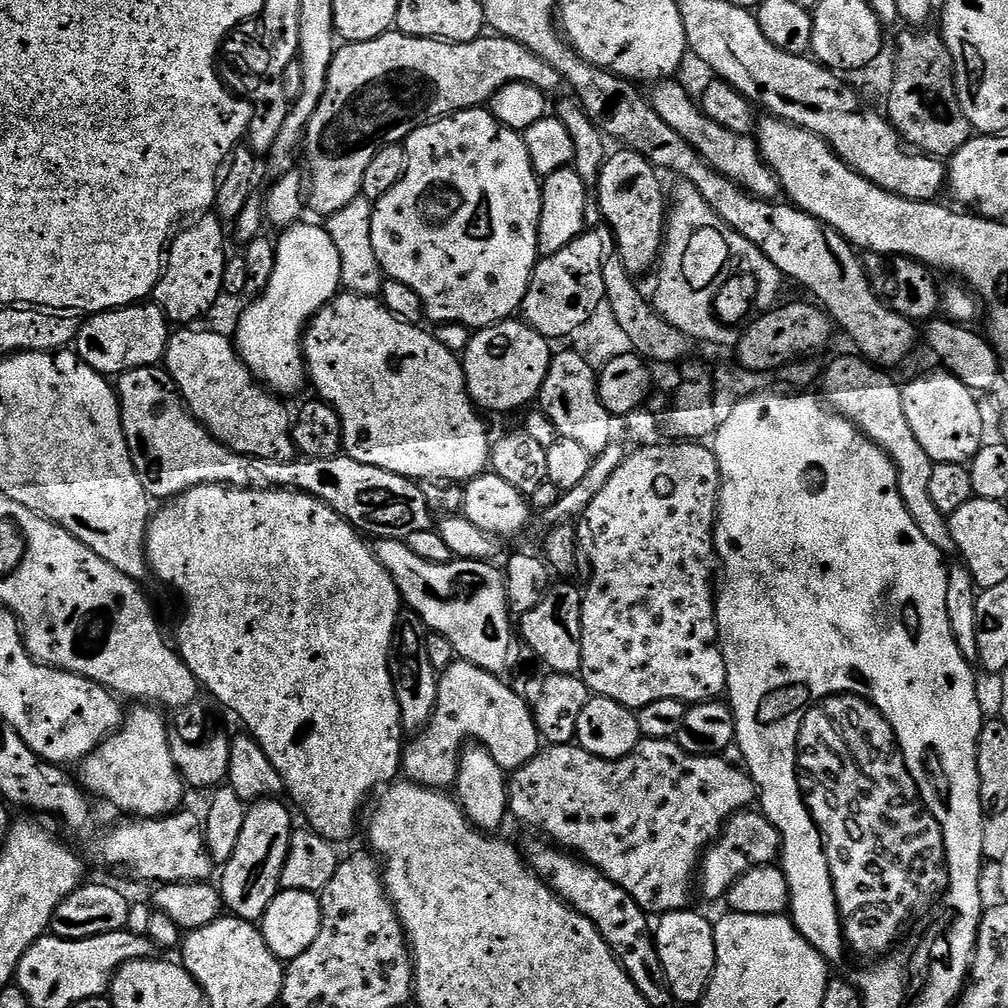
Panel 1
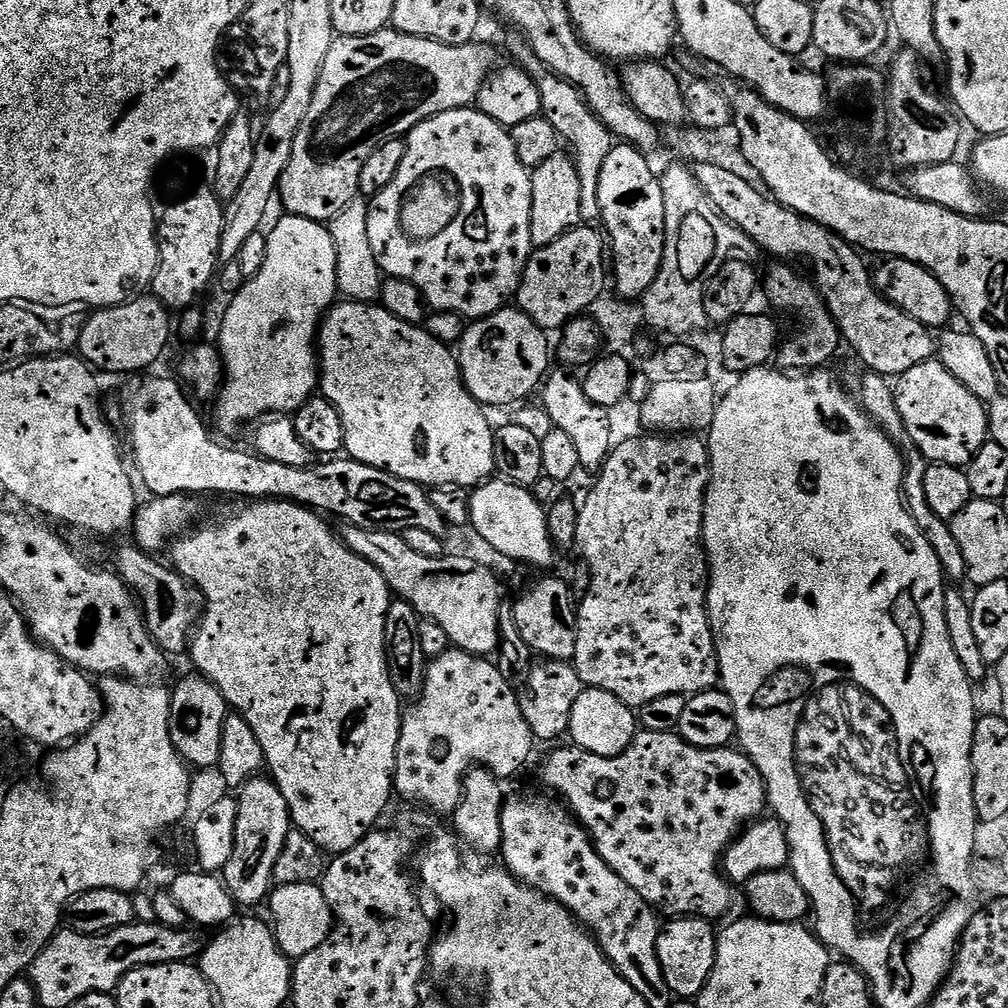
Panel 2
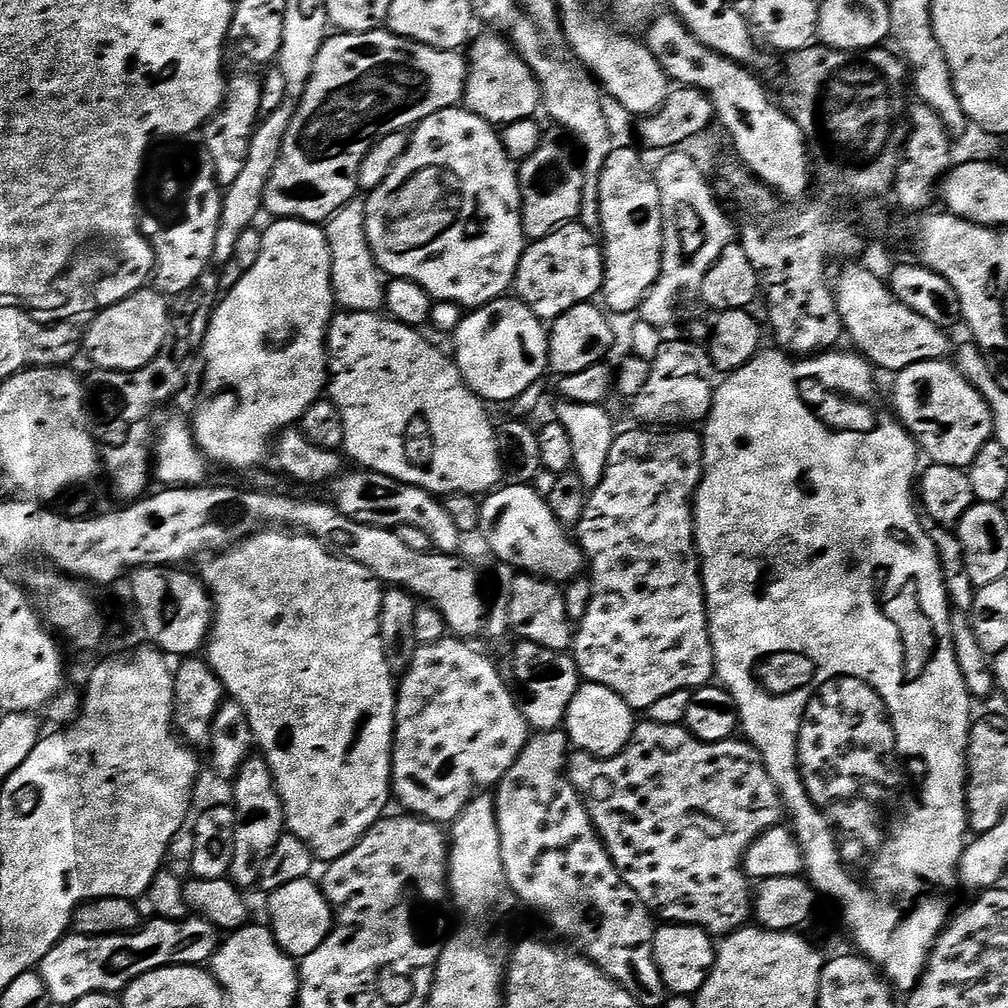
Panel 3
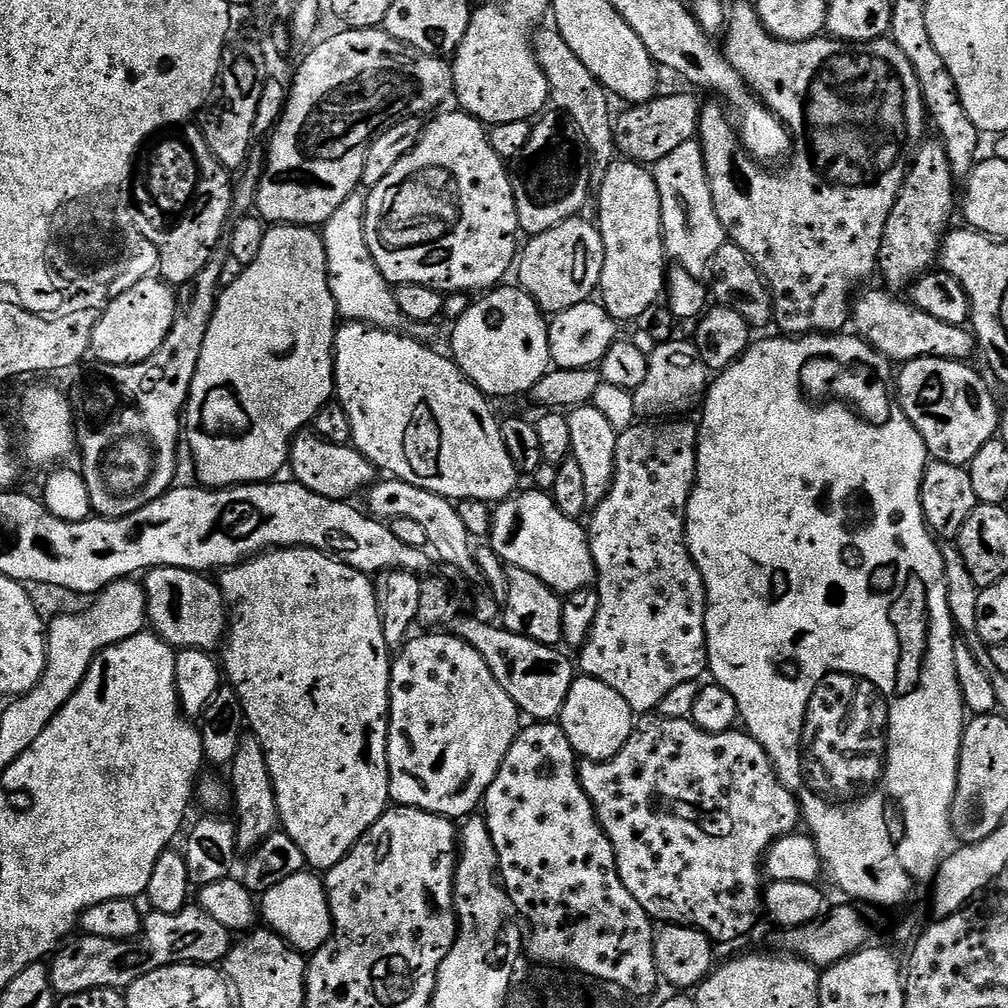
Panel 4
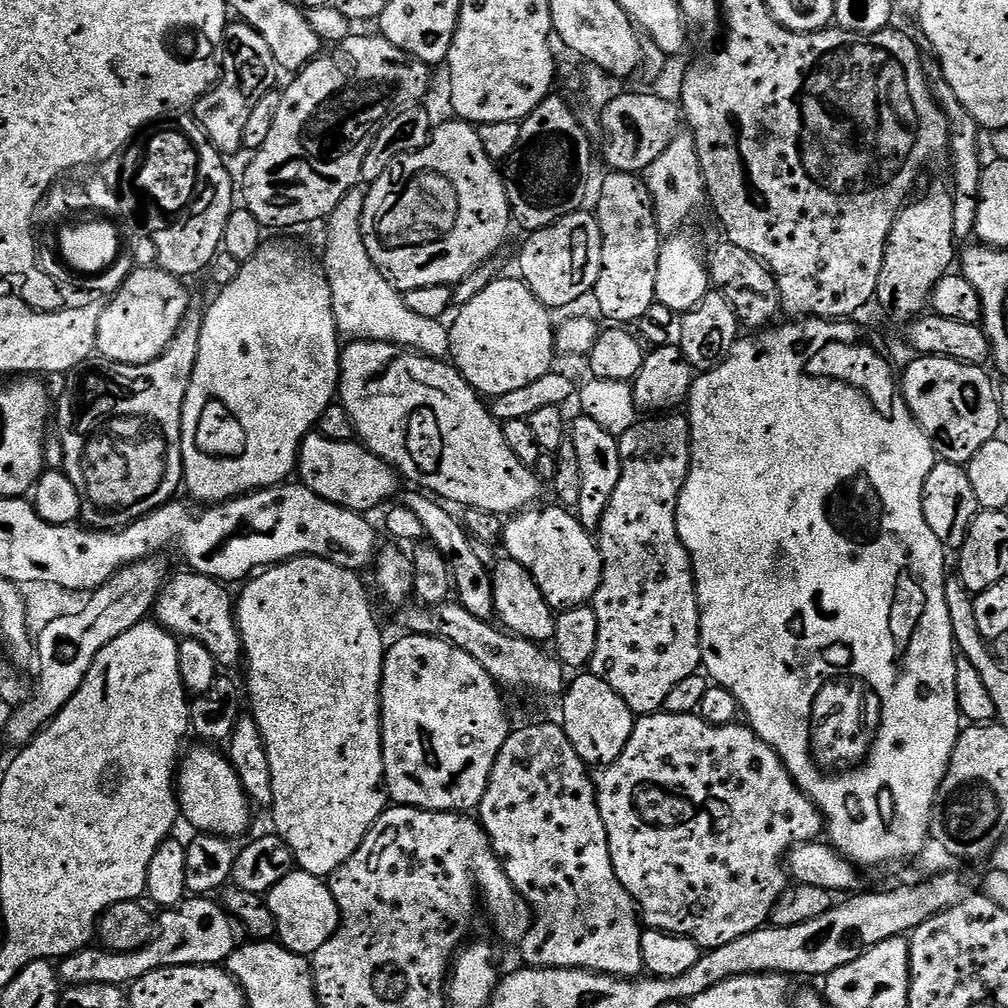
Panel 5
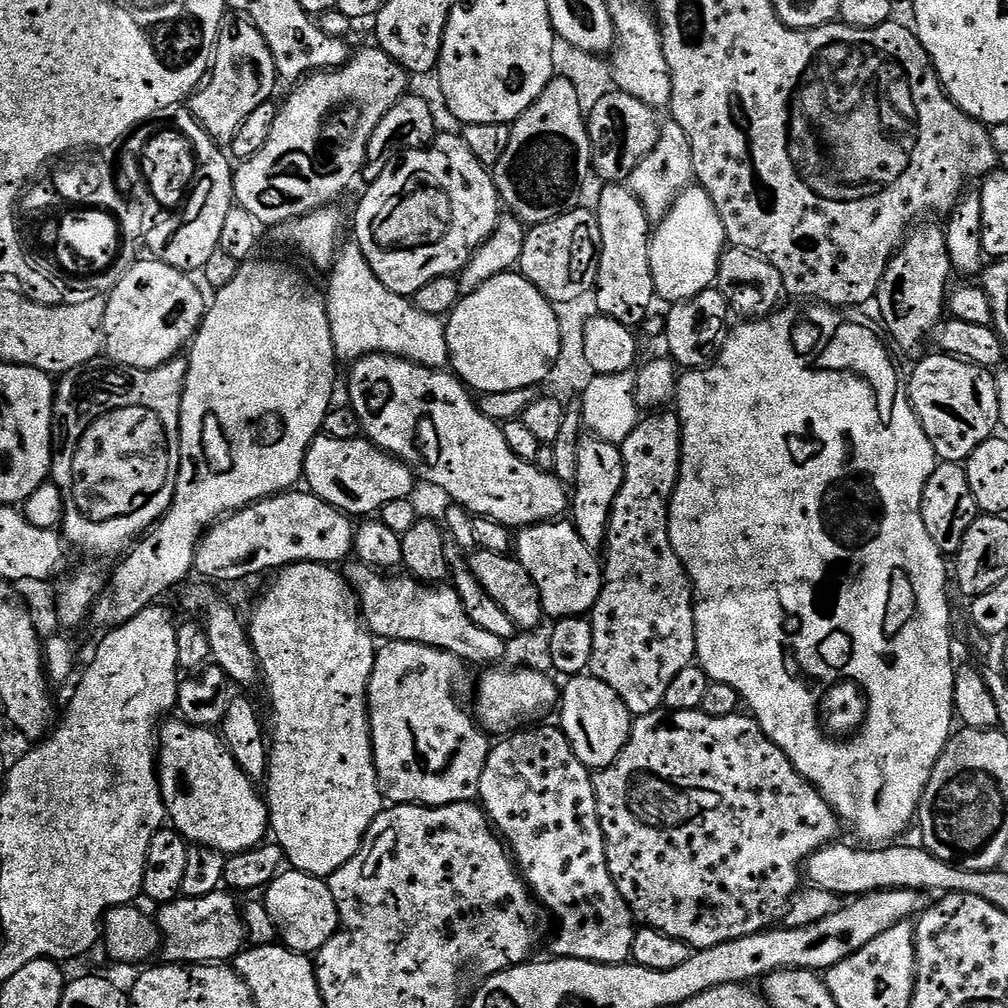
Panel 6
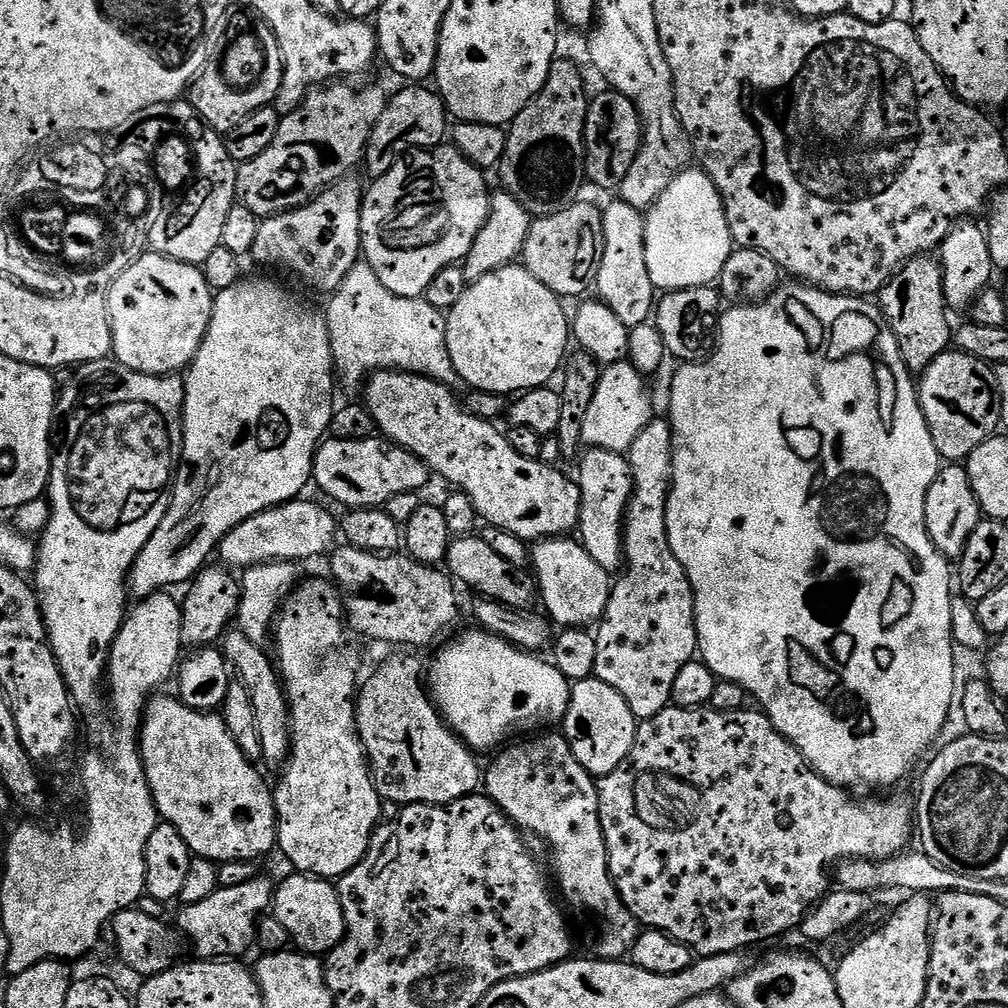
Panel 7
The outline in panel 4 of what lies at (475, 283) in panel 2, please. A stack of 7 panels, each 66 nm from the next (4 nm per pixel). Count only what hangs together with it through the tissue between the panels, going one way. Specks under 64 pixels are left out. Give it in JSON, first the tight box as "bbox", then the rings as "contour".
{"bbox":[364,110,521,294],"contour":[[[463,110],[455,111],[456,112],[441,111],[439,115],[432,118],[437,118],[437,120],[429,119],[424,125],[424,133],[418,142],[418,146],[414,146],[414,150],[410,150],[410,154],[406,154],[406,158],[399,160],[398,163],[390,170],[390,174],[386,174],[386,178],[382,178],[382,182],[378,182],[378,186],[374,186],[367,193],[368,205],[366,206],[366,214],[364,215],[364,225],[366,226],[366,246],[370,246],[370,254],[374,254],[374,262],[378,262],[378,270],[382,270],[384,277],[387,278],[389,284],[393,286],[399,286],[402,284],[417,284],[418,286],[430,286],[434,290],[438,290],[439,292],[443,292],[445,294],[484,294],[497,287],[497,285],[503,281],[500,279],[502,279],[503,276],[511,270],[511,268],[513,271],[514,265],[517,263],[518,244],[516,248],[516,236],[519,237],[521,235],[521,231],[520,223],[518,222],[518,210],[516,209],[516,203],[514,202],[514,190],[512,189],[512,177],[510,175],[509,165],[498,154],[494,154],[494,146],[490,146],[485,125],[481,124],[479,120],[475,120],[474,117],[468,115],[468,113]]]}

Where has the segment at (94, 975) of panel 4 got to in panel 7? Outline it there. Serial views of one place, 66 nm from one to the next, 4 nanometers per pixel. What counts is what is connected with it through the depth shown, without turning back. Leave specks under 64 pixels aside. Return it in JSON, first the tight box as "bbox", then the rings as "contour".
{"bbox":[179,874,274,959],"contour":[[[263,874],[253,876],[250,882],[242,882],[242,886],[217,887],[210,898],[202,898],[202,902],[186,904],[179,909],[179,931],[186,940],[188,935],[199,959],[240,958],[248,947],[256,944],[257,923],[271,909],[273,895],[274,880]]]}

